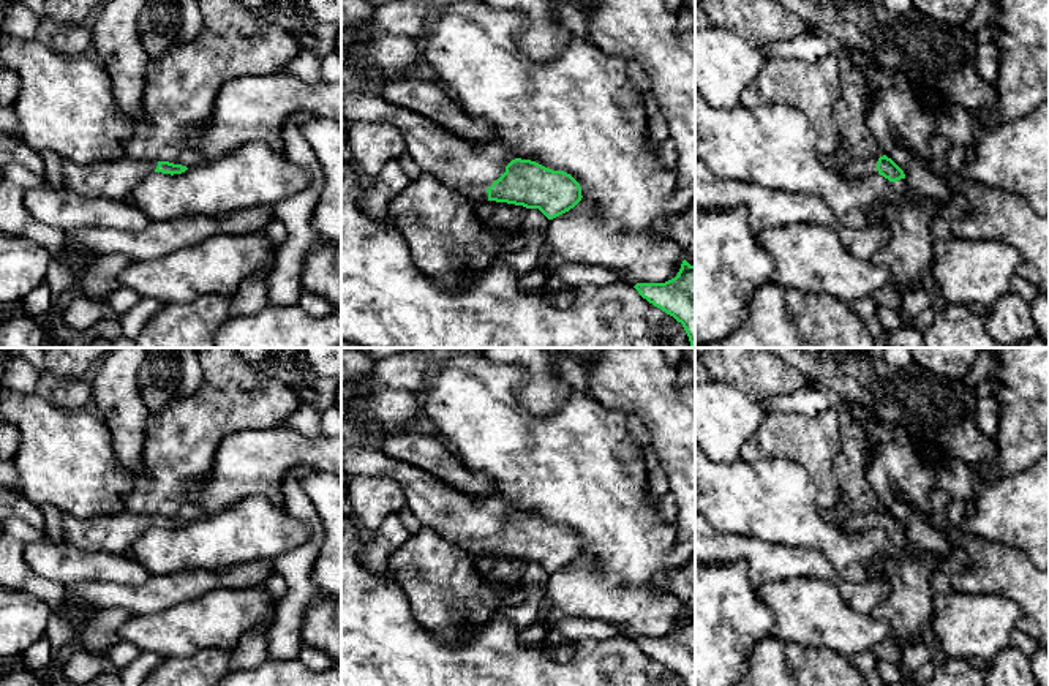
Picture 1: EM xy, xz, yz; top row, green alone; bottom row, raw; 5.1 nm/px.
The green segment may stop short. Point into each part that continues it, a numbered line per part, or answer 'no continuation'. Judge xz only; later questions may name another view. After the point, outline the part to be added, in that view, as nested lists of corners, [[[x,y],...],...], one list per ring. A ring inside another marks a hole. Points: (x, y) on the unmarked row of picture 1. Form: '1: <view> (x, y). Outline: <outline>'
1: xz (469, 522). Outline: [[[373,443],[343,449],[341,471],[348,477],[393,479],[404,493],[406,506],[423,526],[434,530],[476,556],[488,553],[487,542],[506,526],[509,518],[509,507],[499,495],[469,496],[427,471],[389,458]]]

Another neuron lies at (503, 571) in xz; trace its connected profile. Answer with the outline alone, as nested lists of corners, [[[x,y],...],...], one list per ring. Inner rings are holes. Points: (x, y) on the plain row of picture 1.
[[[487,553],[477,558],[476,566],[490,583],[499,586],[518,586],[526,561]]]

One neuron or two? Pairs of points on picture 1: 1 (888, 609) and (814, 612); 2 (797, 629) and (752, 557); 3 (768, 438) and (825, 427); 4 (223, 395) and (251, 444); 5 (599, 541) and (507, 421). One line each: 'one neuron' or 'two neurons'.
1: two neurons
2: two neurons
3: one neuron
4: two neurons
5: one neuron

